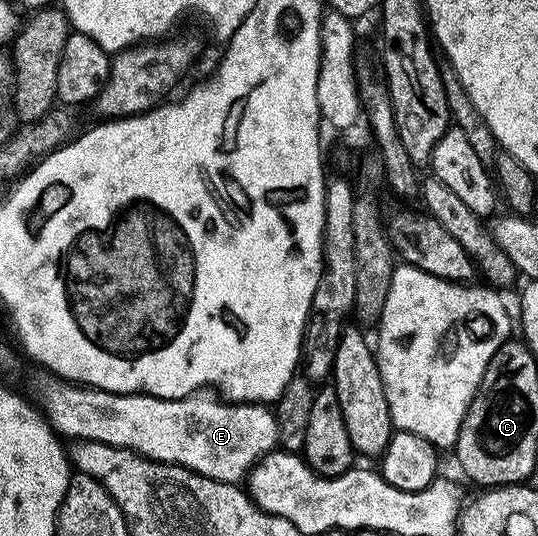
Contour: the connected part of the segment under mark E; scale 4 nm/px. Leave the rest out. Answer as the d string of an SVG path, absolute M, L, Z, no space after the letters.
M53 374L41 375L34 380L33 399L42 415L50 421L51 428L59 437L70 442L90 440L93 444L107 444L132 450L158 464L175 464L204 478L235 486L241 485L257 464L279 447L277 415L269 407L260 404L235 404L214 394L195 394L185 396L183 400L161 400L155 396L125 396L105 392L99 388L72 384L58 379Z

